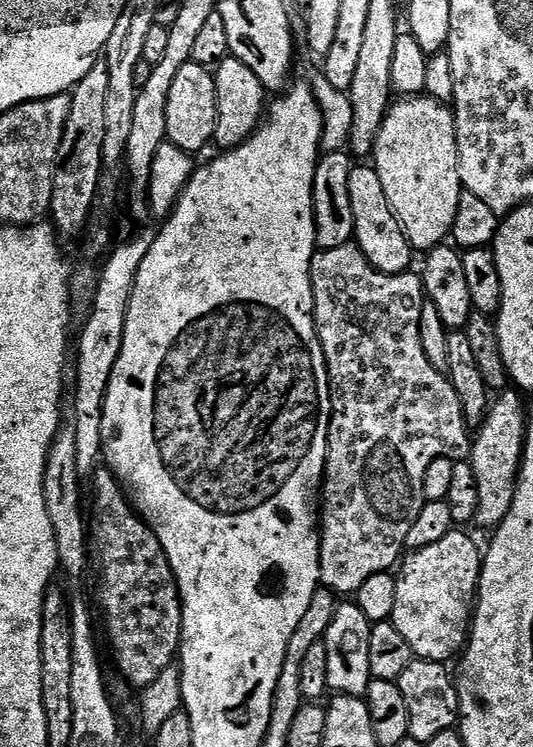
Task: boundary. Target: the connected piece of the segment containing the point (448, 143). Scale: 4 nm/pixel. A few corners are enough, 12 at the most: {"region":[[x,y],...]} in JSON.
{"region":[[397,99],[374,167],[412,249],[449,239],[462,195],[453,109]]}

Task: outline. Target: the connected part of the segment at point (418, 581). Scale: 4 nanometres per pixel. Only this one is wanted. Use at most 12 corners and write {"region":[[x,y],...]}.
{"region":[[450,530],[395,573],[391,623],[415,659],[465,647],[482,552]]}

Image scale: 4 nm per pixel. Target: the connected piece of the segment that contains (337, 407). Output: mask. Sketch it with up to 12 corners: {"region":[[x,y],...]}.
{"region":[[310,265],[332,387],[319,583],[401,559],[426,470],[470,452],[415,271]]}

